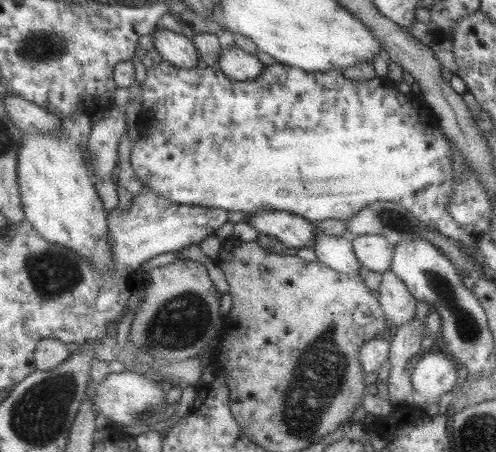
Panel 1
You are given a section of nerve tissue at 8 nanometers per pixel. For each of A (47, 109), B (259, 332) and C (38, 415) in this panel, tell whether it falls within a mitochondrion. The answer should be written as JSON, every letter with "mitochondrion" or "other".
{"A":"other","B":"other","C":"mitochondrion"}

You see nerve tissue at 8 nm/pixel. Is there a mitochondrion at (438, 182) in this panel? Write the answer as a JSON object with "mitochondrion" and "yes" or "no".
{"mitochondrion":"no"}

